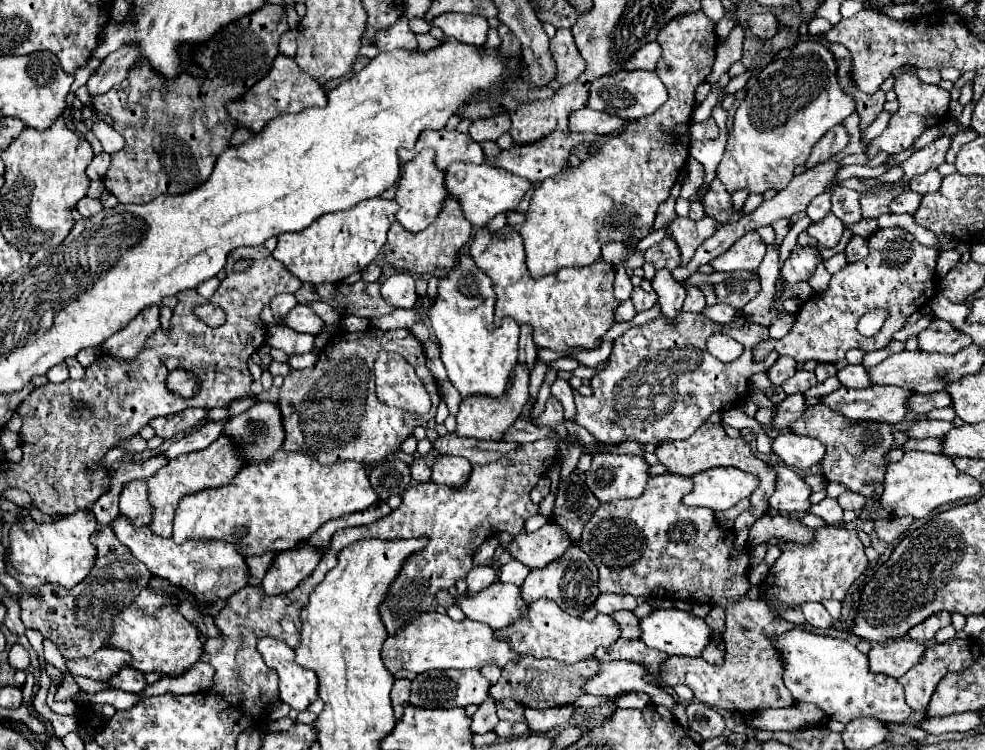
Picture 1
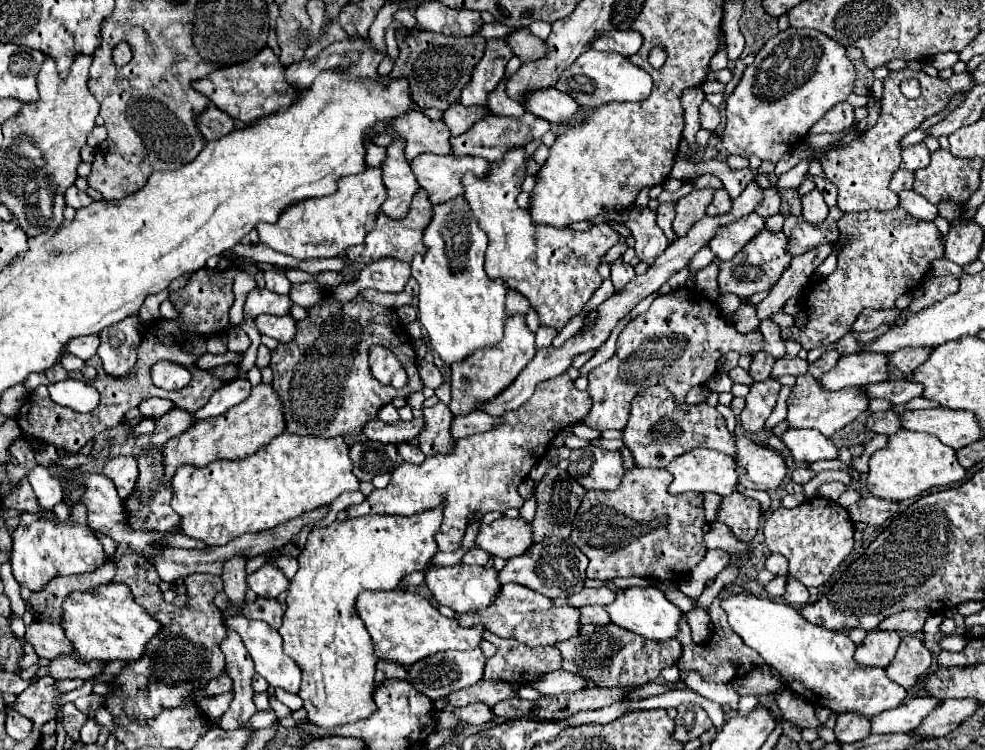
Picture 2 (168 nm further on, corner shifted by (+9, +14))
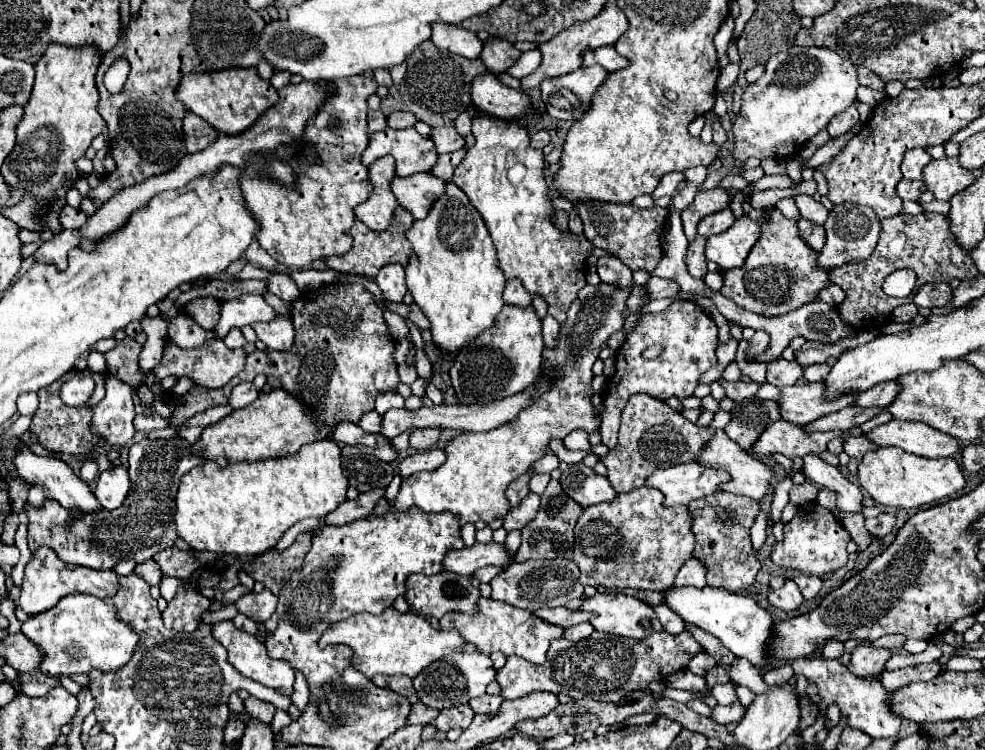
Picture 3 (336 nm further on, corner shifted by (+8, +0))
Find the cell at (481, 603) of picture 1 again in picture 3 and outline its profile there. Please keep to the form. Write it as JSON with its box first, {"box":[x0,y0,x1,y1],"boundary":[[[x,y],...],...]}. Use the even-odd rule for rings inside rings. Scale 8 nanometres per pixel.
{"box":[405,572,479,618],"boundary":[[[439,572],[435,576],[411,574],[407,578],[405,600],[407,600],[409,608],[413,608],[417,614],[429,616],[429,618],[443,618],[447,612],[469,612],[469,614],[473,614],[477,600],[479,600],[479,590],[475,586],[471,586],[467,576],[459,576],[459,574],[451,574],[451,572]]]}

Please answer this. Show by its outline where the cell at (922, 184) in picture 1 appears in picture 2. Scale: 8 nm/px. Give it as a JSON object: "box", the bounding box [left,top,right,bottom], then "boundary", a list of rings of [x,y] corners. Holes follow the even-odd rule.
{"box":[900,142,930,172],"boundary":[[[920,142],[920,144],[912,146],[912,148],[906,148],[902,152],[902,164],[900,164],[900,168],[908,170],[908,172],[916,172],[920,168],[926,168],[928,164],[930,164],[930,152],[928,152],[928,148],[926,148],[924,142]]]}

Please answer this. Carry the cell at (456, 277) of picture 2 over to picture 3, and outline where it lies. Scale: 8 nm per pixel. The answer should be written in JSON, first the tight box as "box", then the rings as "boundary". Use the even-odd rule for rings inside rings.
{"box":[405,182,505,354],"boundary":[[[445,182],[443,196],[439,196],[439,200],[433,202],[427,218],[413,222],[413,226],[407,230],[407,238],[413,250],[405,266],[407,288],[413,294],[415,304],[429,318],[433,342],[439,346],[439,350],[443,354],[457,354],[465,344],[475,340],[485,328],[493,326],[497,314],[505,304],[501,298],[505,278],[503,272],[499,270],[499,262],[495,258],[495,246],[485,228],[485,222],[481,214],[475,210],[475,206],[471,206],[463,190],[459,190],[459,186],[455,186],[453,182]]]}

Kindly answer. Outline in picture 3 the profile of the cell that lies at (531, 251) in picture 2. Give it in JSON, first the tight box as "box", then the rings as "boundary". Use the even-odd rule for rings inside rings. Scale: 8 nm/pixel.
{"box":[453,114,593,322],"boundary":[[[475,114],[471,120],[473,120],[471,130],[473,130],[473,136],[475,136],[475,146],[465,154],[461,166],[455,168],[453,182],[469,196],[471,204],[481,212],[481,216],[483,216],[483,220],[485,220],[485,226],[487,226],[487,230],[489,230],[489,234],[491,234],[491,238],[493,238],[493,244],[495,244],[495,248],[497,248],[497,258],[499,258],[499,262],[501,262],[501,270],[503,270],[505,278],[519,278],[519,280],[523,282],[523,286],[525,286],[531,294],[541,294],[541,296],[547,300],[547,304],[549,304],[549,314],[555,316],[557,322],[565,322],[565,318],[567,318],[565,314],[567,314],[571,302],[577,300],[577,292],[587,284],[587,282],[585,282],[585,260],[591,256],[593,244],[591,244],[587,238],[583,238],[581,234],[573,234],[573,232],[565,234],[565,232],[561,232],[561,230],[555,226],[555,222],[553,222],[553,220],[555,220],[555,208],[553,208],[553,204],[551,204],[551,194],[549,194],[549,186],[547,186],[547,180],[545,180],[545,166],[547,166],[547,164],[545,164],[545,156],[543,156],[543,150],[531,148],[529,132],[527,132],[523,120],[501,120],[501,118],[487,116],[487,114]]]}

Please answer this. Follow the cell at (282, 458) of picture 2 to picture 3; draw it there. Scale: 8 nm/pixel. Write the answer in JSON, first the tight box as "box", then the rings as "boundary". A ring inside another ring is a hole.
{"box":[177,438,349,556],"boundary":[[[331,438],[305,444],[303,450],[283,458],[267,458],[259,462],[239,462],[231,466],[219,466],[217,462],[205,462],[195,466],[181,478],[177,492],[177,534],[193,548],[219,554],[247,556],[261,554],[273,548],[279,538],[299,520],[309,516],[325,516],[335,510],[343,500],[349,484],[341,470],[341,448]]]}

